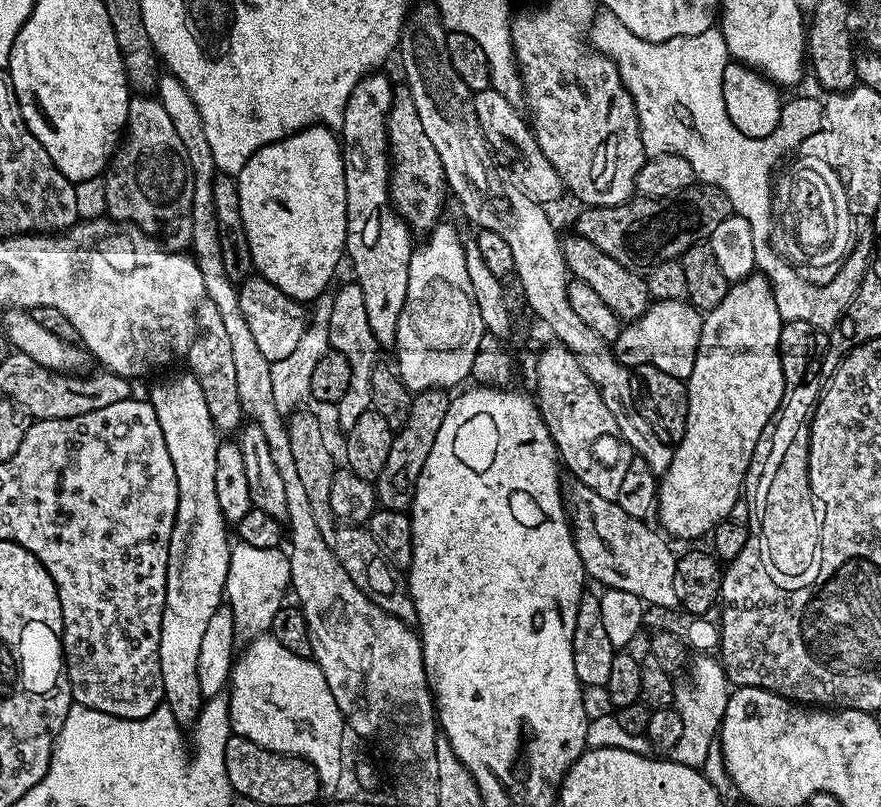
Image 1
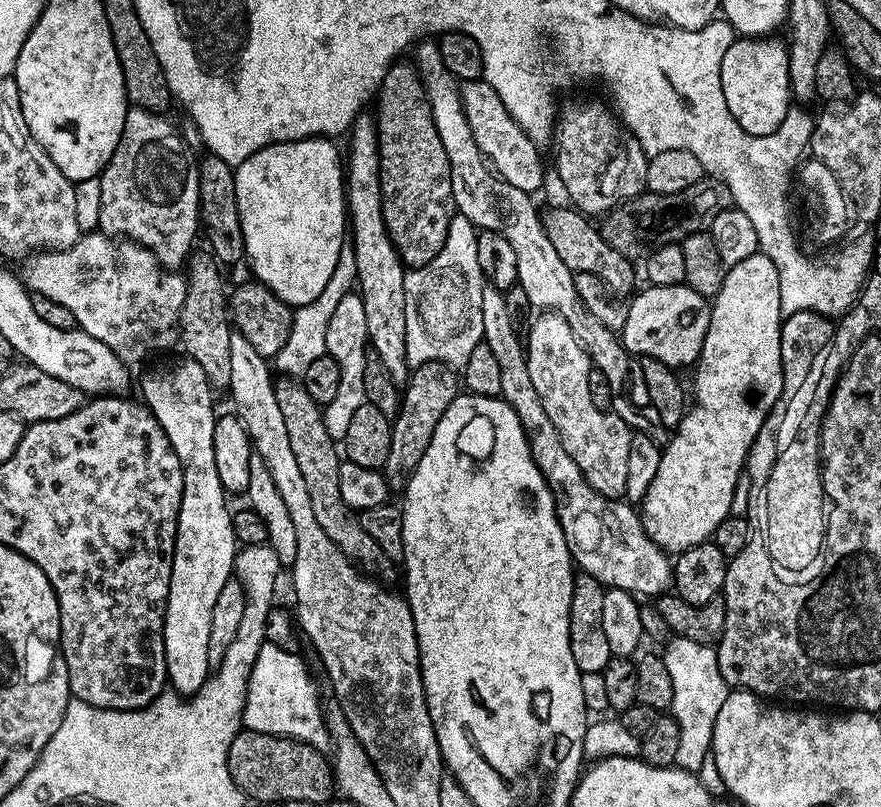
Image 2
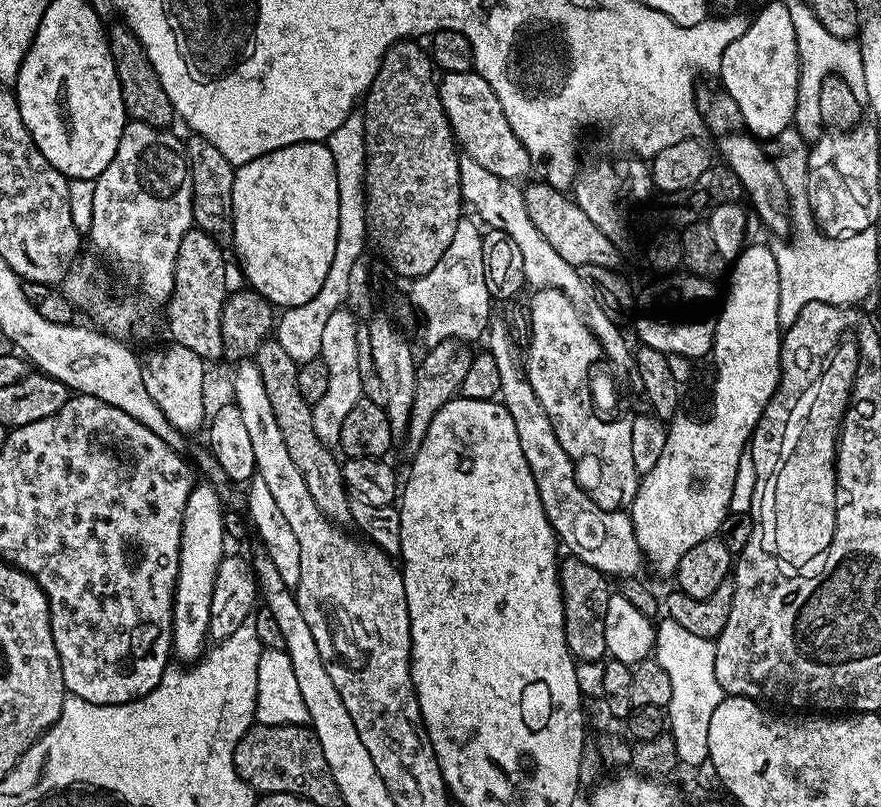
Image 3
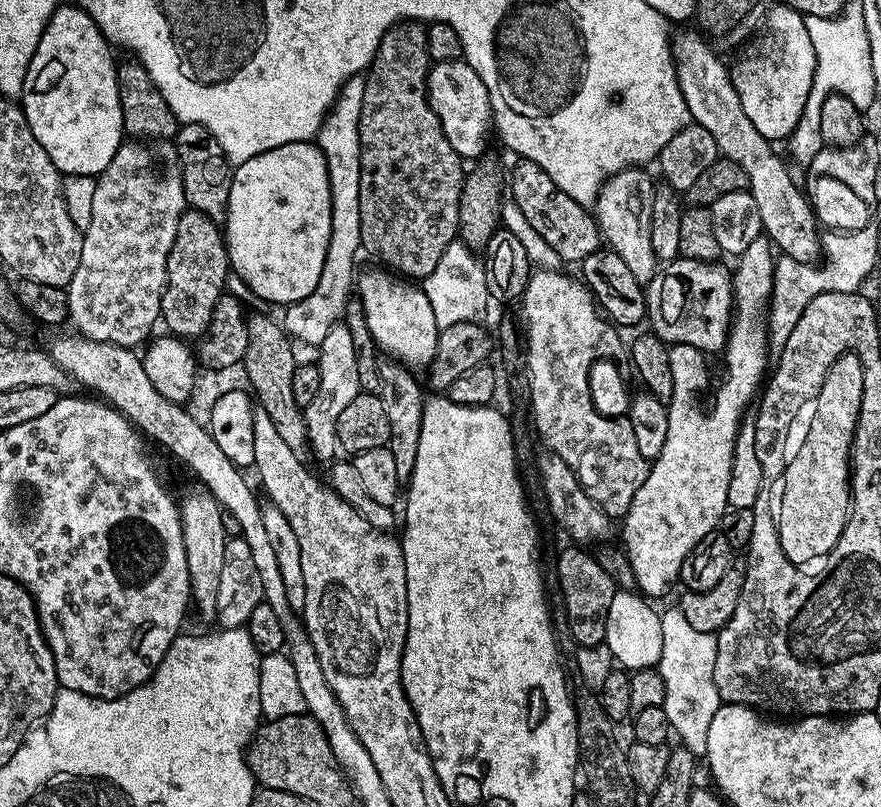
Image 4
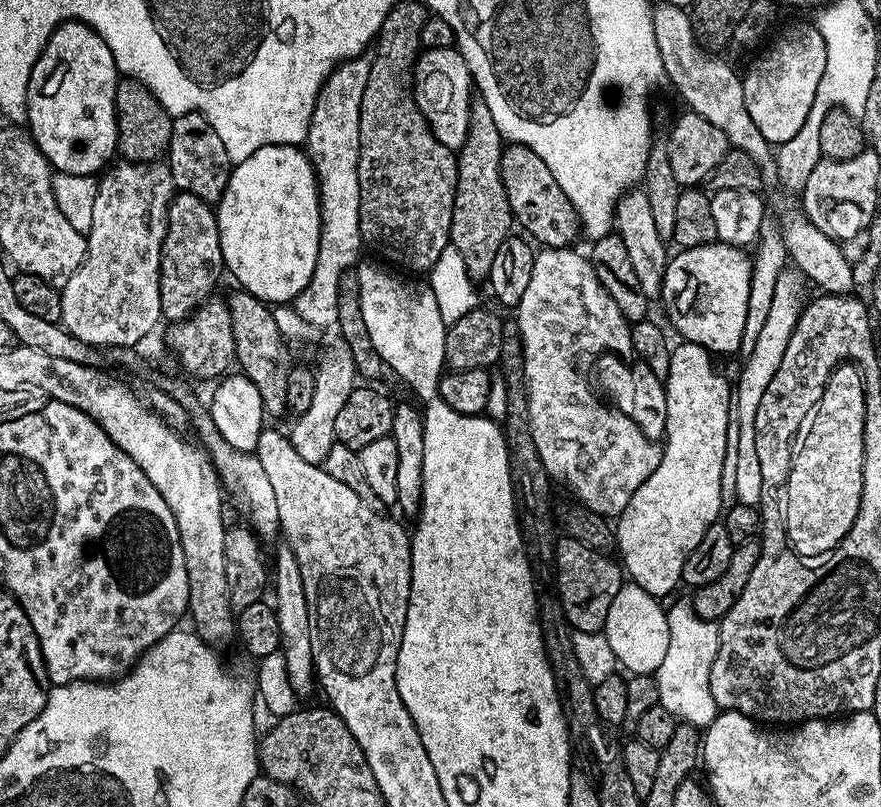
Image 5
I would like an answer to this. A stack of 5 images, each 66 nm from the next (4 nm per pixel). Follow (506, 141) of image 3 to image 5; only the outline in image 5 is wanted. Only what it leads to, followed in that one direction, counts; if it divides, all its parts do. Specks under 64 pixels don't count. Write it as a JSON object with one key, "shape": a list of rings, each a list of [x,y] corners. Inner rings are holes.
{"shape":[[[459,47],[442,50],[423,49],[412,73],[412,94],[438,142],[453,150],[460,149],[468,137],[470,110],[474,99],[472,71]]]}

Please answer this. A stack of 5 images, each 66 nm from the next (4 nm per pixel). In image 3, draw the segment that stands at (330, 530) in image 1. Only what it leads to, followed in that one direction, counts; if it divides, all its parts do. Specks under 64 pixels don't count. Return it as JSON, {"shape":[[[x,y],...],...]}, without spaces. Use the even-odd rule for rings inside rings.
{"shape":[[[269,338],[256,347],[254,359],[258,366],[258,374],[262,374],[262,382],[266,385],[266,394],[270,397],[270,408],[274,410],[274,418],[278,418],[278,430],[282,430],[282,442],[286,442],[286,450],[290,453],[290,462],[298,466],[298,474],[306,478],[306,488],[310,496],[327,520],[333,524],[348,526],[353,523],[352,505],[348,485],[344,482],[344,469],[341,461],[336,461],[336,452],[323,444],[314,430],[312,405],[302,398],[302,390],[298,390],[298,370],[300,365],[274,338]]]}

